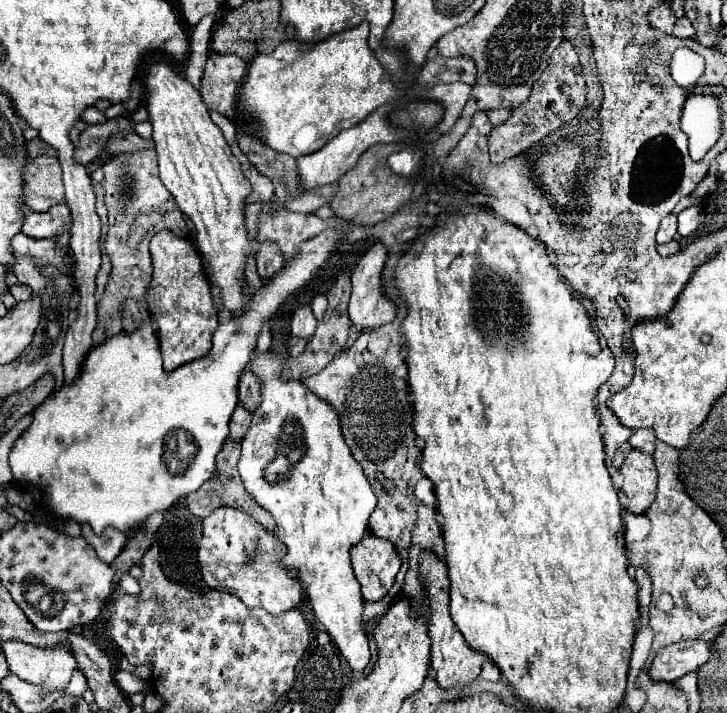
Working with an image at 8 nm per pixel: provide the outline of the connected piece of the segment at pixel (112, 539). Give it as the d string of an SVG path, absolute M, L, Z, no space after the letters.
M82 525L82 535L94 547L98 557L108 565L122 553L126 545L126 535L120 535L120 531L104 531L104 535L94 535L90 527Z

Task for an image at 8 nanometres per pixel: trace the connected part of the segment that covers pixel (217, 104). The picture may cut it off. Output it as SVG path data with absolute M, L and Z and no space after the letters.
M210 55L200 81L200 93L206 107L234 121L238 89L244 75L246 75L246 63L240 57Z

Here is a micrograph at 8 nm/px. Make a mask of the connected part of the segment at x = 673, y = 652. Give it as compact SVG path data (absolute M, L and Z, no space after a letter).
M692 639L684 643L674 643L656 653L648 673L654 681L672 683L674 679L680 679L682 675L696 671L700 665L704 665L708 655L710 643L706 641Z

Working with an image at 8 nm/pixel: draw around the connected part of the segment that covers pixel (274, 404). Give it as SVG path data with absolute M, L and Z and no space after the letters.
M270 349L264 353L254 351L254 359L250 361L248 369L262 383L262 403L254 411L252 425L242 439L238 471L246 491L276 519L276 535L288 547L284 565L298 571L298 579L306 589L316 619L328 629L328 635L350 663L352 671L364 671L364 667L370 663L368 637L360 619L364 599L350 567L348 551L366 535L368 517L376 507L376 495L362 473L360 463L352 457L350 447L344 443L338 411L332 407L332 403L314 395L300 379L284 379L282 371L286 359L286 355L272 353Z

